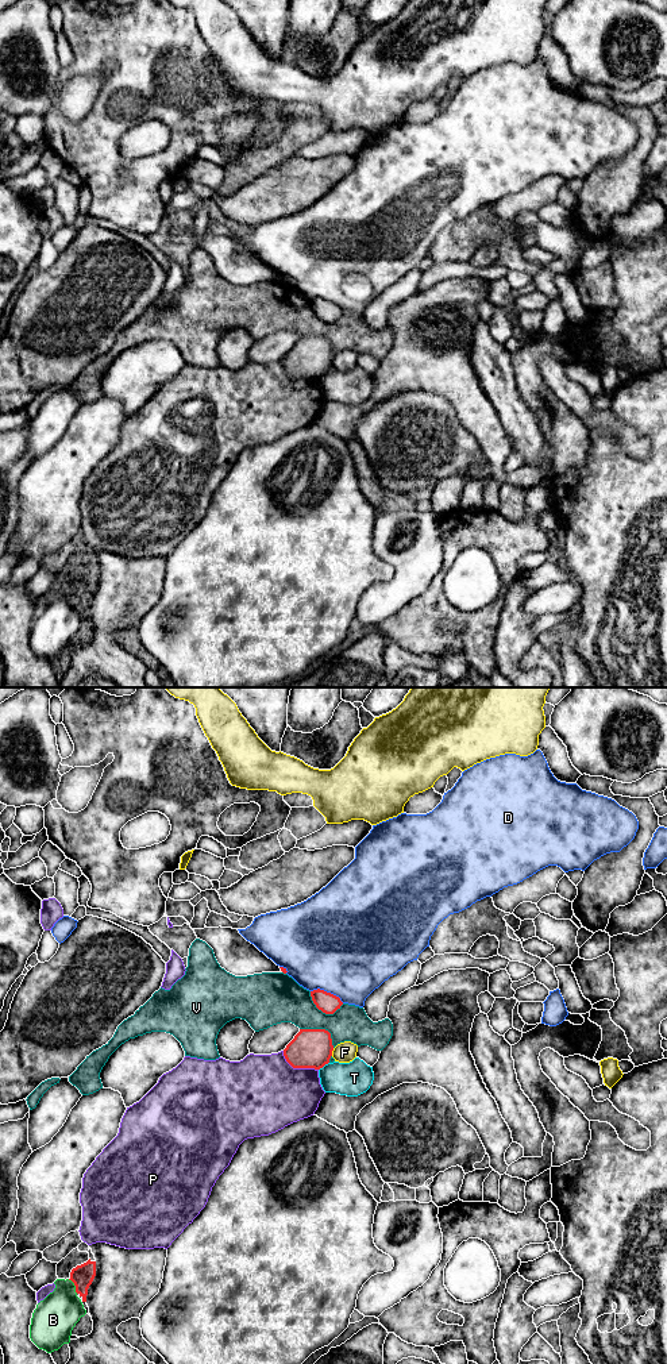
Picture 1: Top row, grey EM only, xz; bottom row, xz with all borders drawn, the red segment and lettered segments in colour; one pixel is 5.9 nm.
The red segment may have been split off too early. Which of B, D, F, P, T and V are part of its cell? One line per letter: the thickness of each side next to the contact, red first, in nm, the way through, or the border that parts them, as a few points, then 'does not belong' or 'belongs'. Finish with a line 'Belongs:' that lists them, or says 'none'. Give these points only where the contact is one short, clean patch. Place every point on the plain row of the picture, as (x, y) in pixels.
B: 130 nm thick on the red side, 260 nm on the other; does not belong
D: 120 nm thick on the red side, 500 nm on the other; does not belong
F: 240 nm thick on the red side, 130 nm on the other; does not belong
P: 240 nm thick on the red side, 460 nm on the other; does not belong
T: 240 nm thick on the red side, 200 nm on the other; border along xz (328, 370), (319, 378); does not belong
V: 240 nm thick on the red side, 240 nm on the other; does not belong
Belongs: none

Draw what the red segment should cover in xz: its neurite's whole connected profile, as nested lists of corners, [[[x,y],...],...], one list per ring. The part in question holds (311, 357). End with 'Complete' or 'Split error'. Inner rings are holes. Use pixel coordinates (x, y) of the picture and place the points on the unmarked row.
[[[300,338],[284,358],[286,370],[293,377],[320,378],[329,371],[334,354],[325,338]]]. Complete

